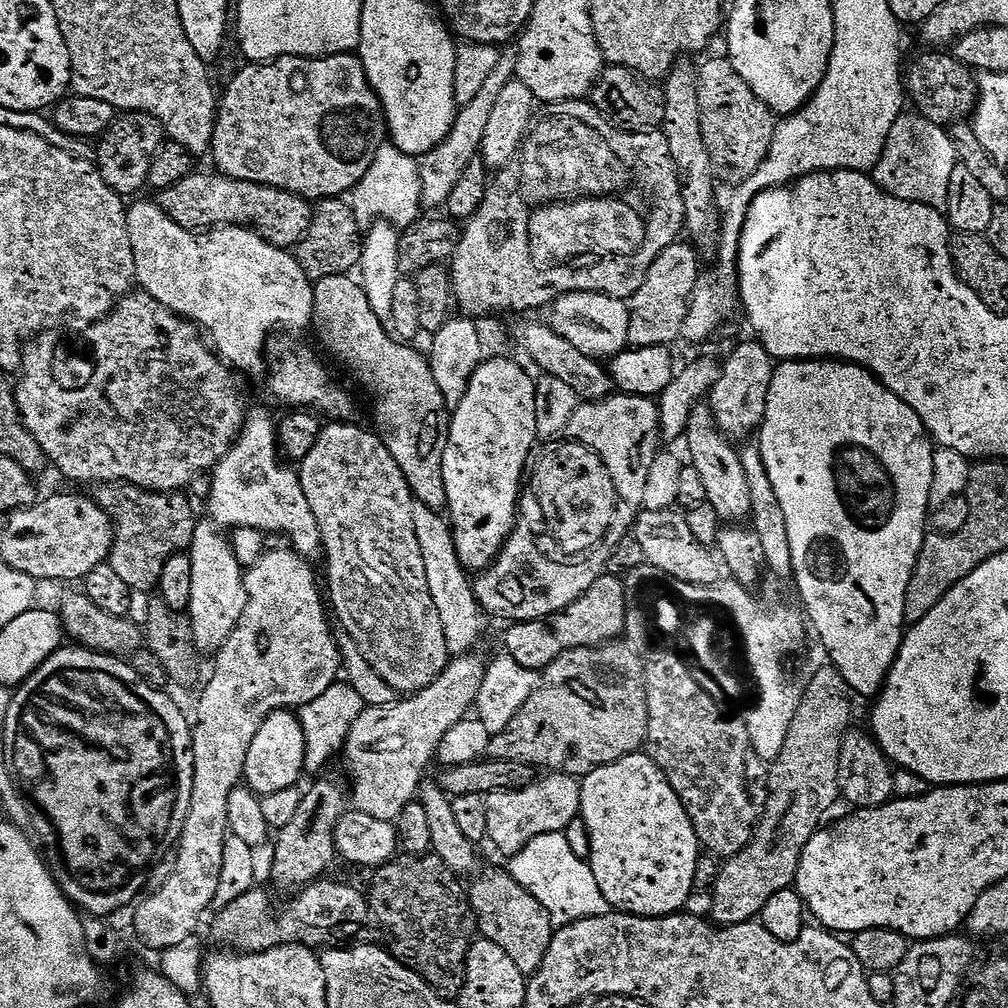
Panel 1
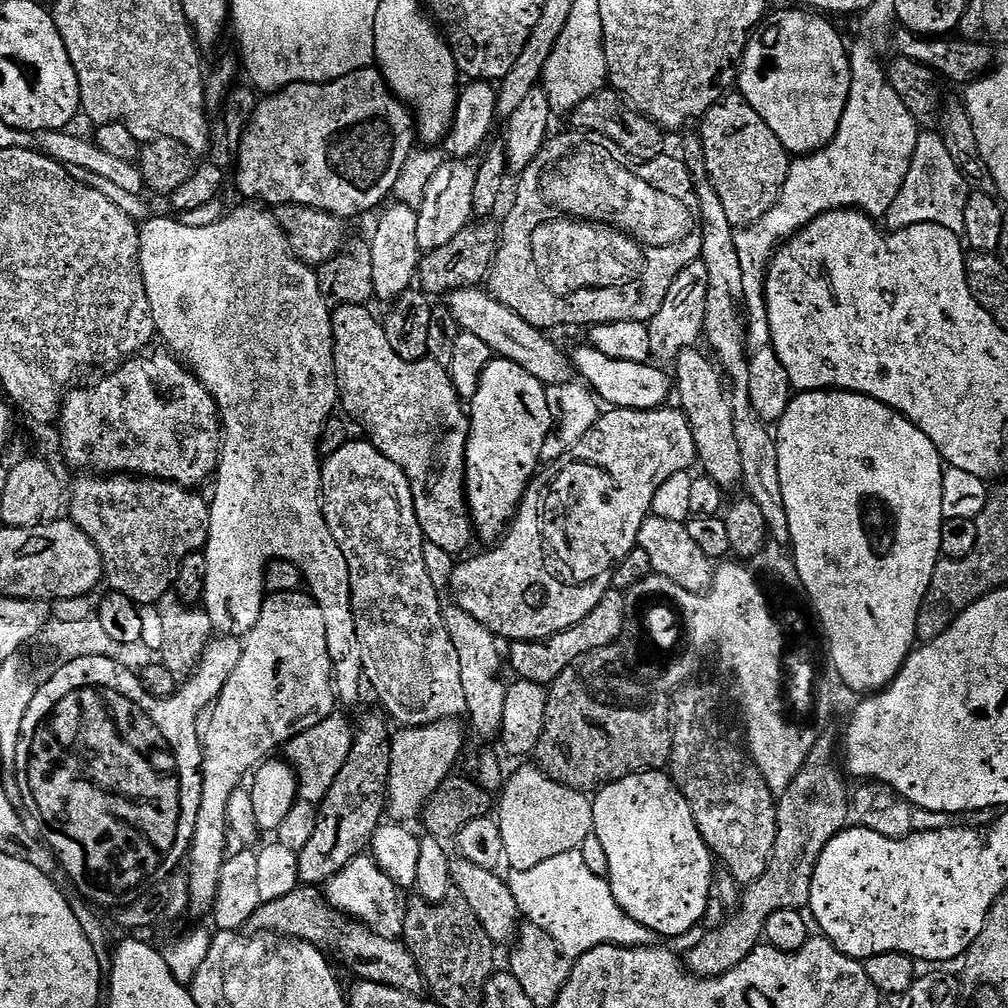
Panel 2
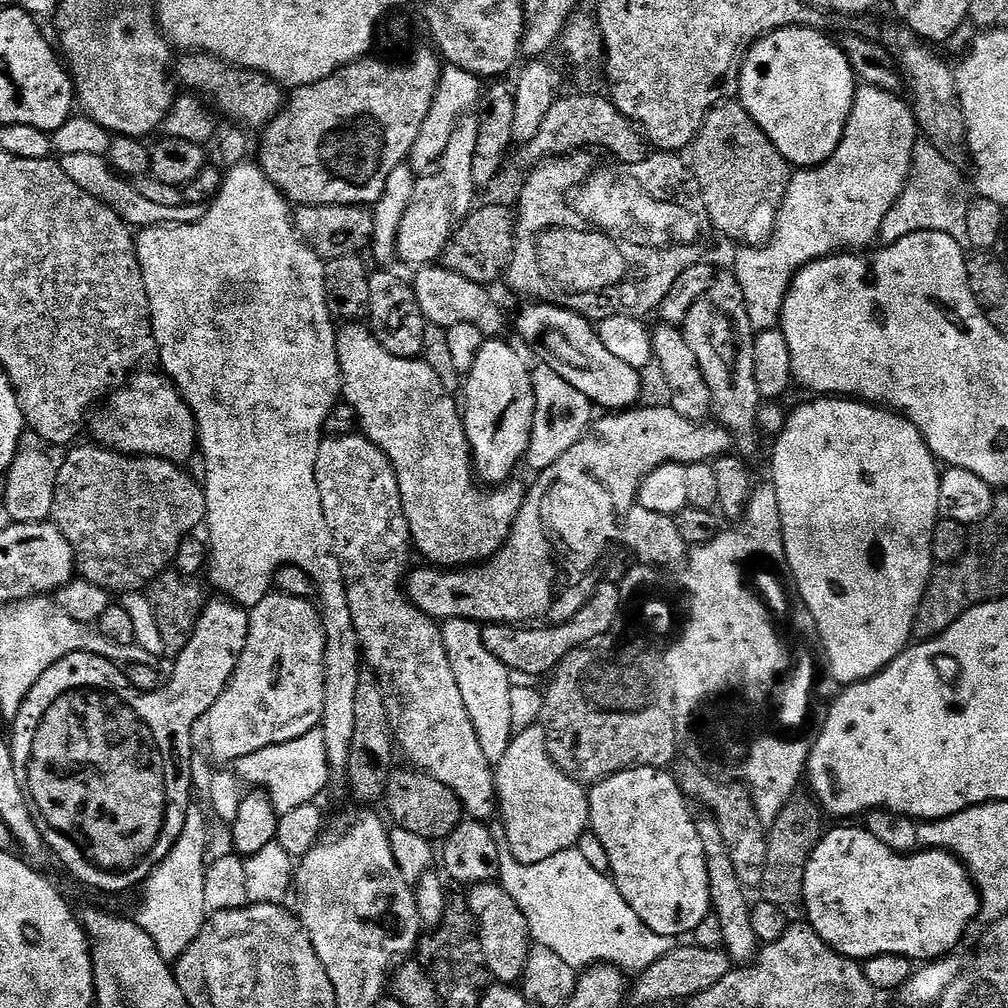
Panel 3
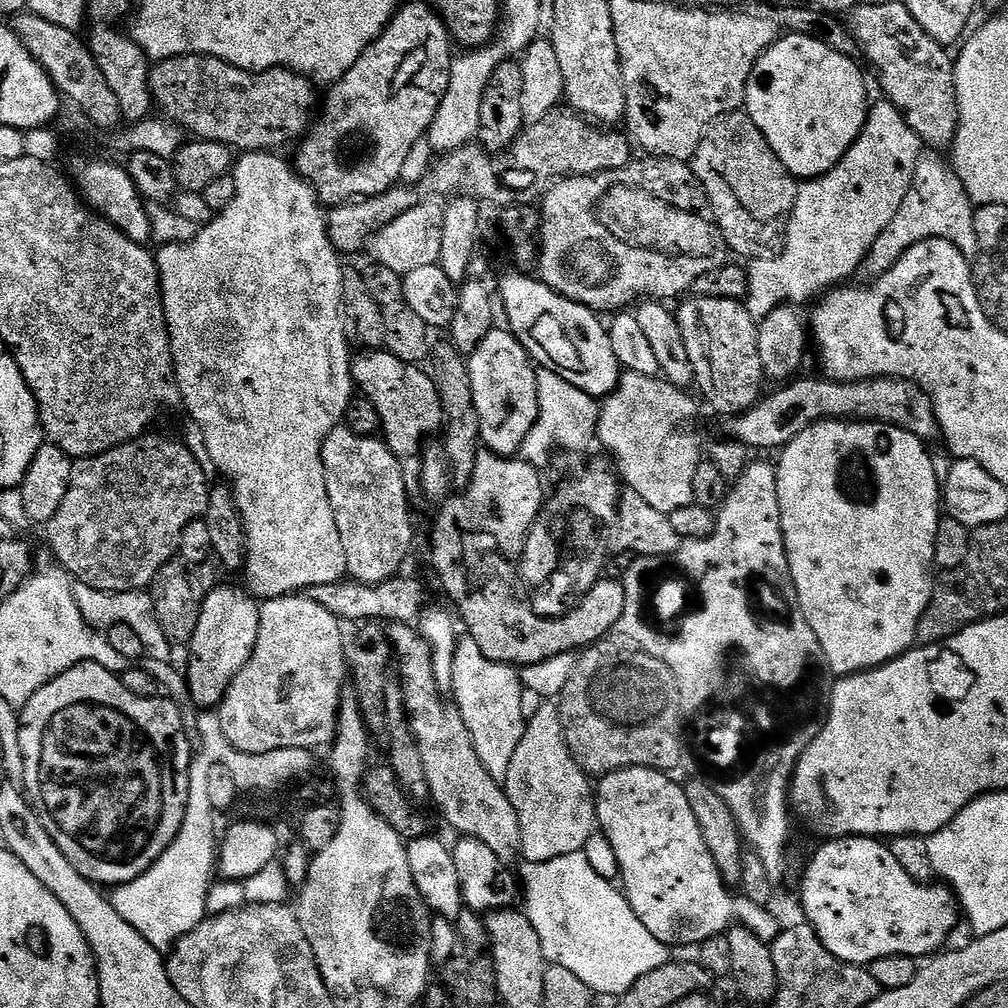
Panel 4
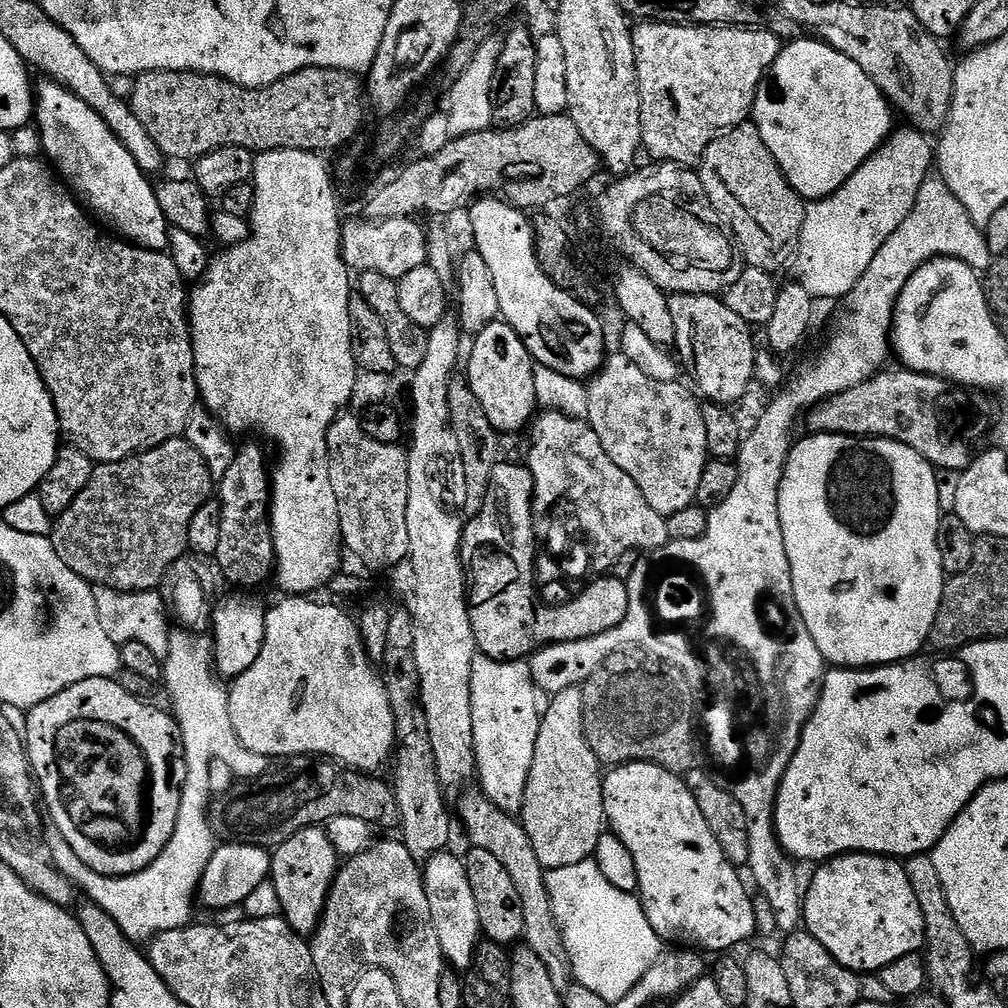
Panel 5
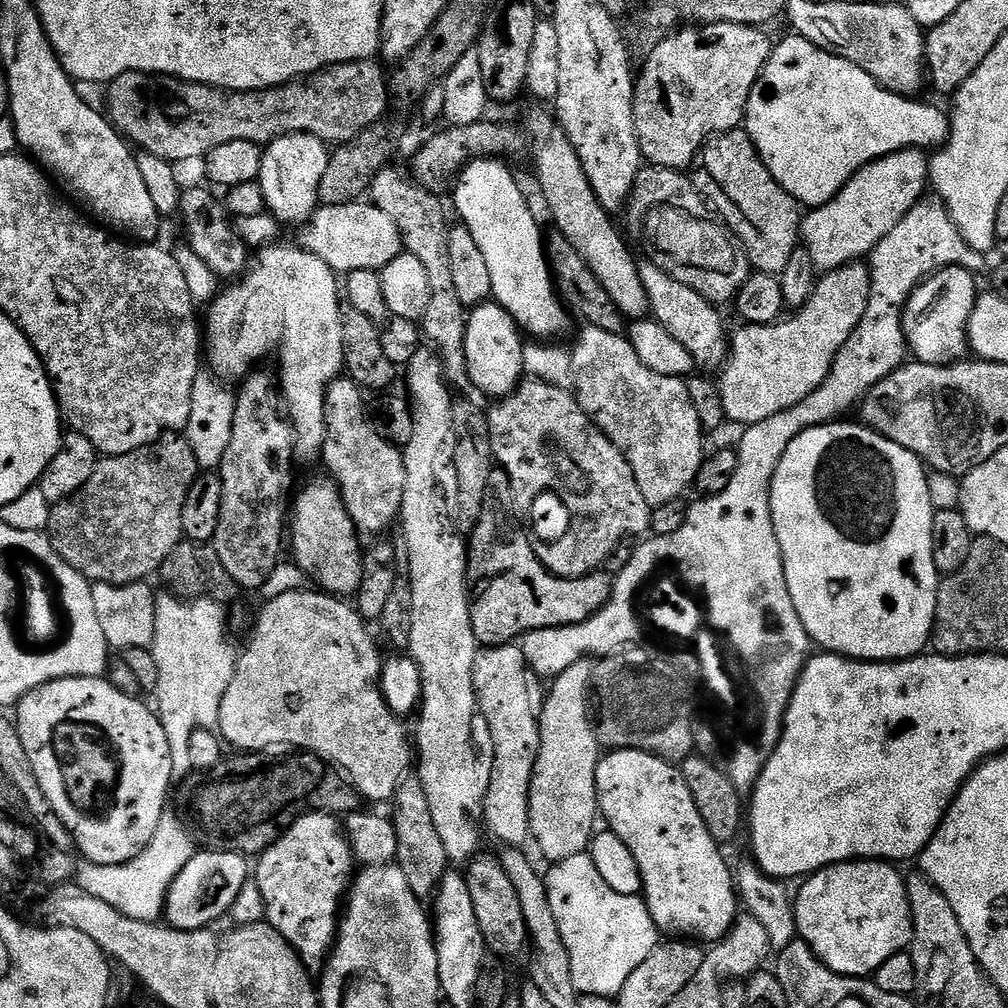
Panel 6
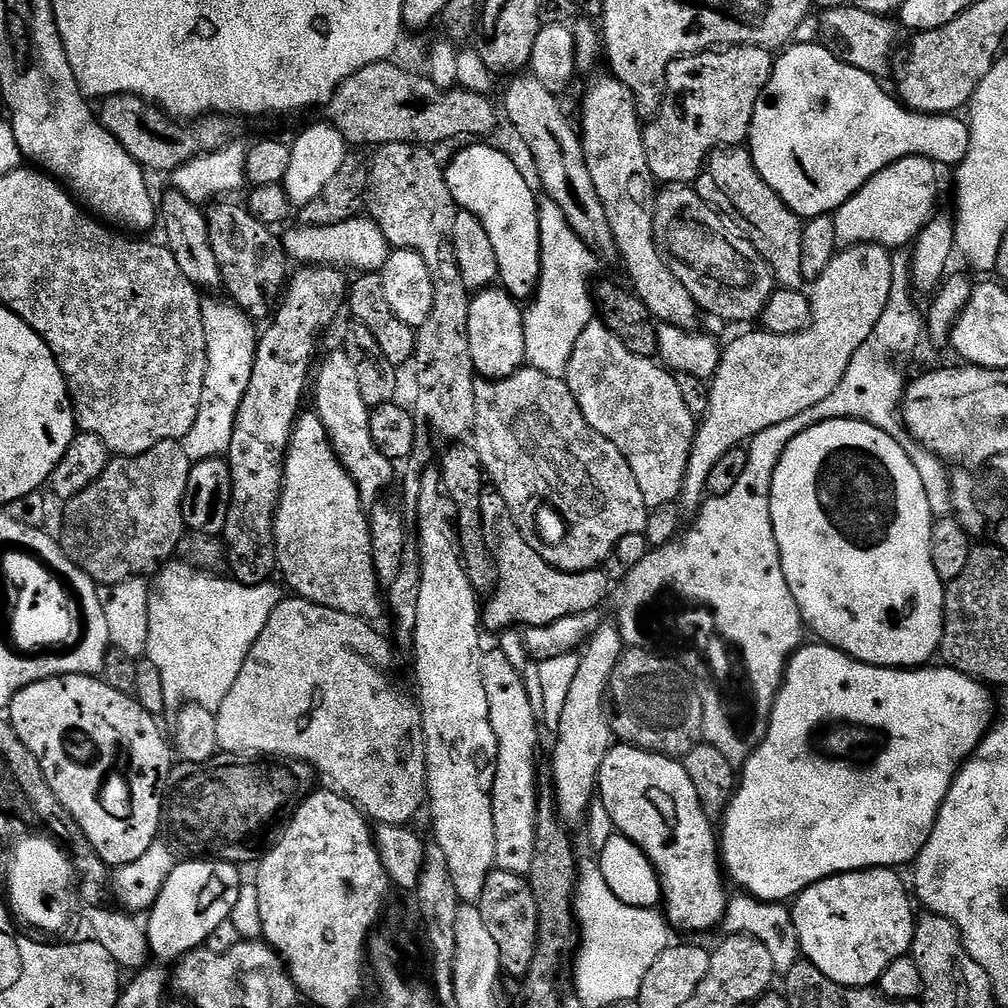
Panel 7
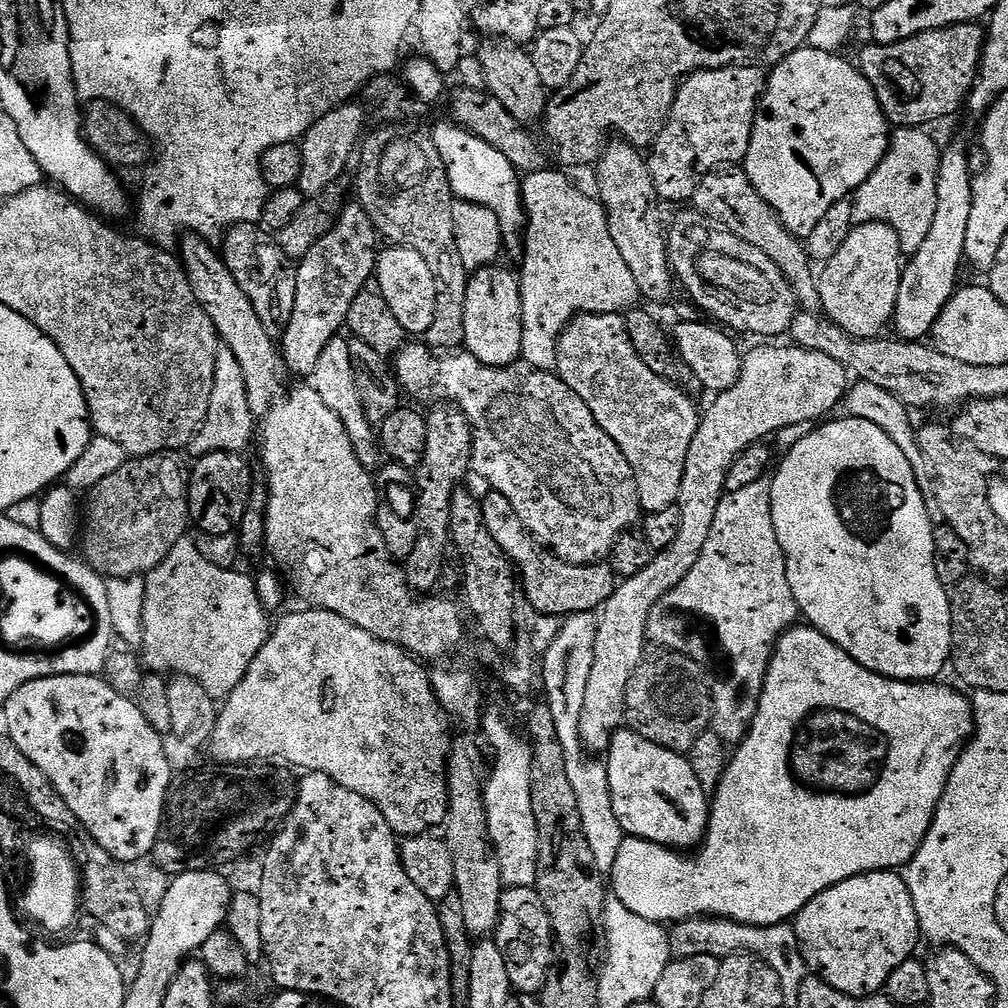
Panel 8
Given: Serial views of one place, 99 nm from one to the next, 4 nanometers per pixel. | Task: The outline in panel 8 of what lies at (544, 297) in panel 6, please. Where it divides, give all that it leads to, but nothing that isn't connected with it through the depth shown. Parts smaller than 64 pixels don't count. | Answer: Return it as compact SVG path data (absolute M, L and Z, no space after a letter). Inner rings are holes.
M455 122L447 123L431 129L430 135L438 154L448 168L448 181L453 197L494 210L494 214L498 214L498 226L502 226L505 249L519 249L522 244L521 233L526 228L526 213L522 180L515 166L506 158L506 154L494 150L490 142L478 138L473 132L466 131Z

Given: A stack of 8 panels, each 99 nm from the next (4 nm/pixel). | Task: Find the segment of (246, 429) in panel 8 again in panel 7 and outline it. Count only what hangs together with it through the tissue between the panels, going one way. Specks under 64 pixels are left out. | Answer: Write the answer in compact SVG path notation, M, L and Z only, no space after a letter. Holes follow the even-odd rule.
M205 299L202 303L202 326L206 330L206 378L202 386L202 406L198 406L198 418L194 418L190 434L186 434L182 441L186 458L193 462L227 457L230 438L234 438L238 408L250 387L250 374L254 374L258 339L257 329L252 329L254 321L235 304L224 300Z

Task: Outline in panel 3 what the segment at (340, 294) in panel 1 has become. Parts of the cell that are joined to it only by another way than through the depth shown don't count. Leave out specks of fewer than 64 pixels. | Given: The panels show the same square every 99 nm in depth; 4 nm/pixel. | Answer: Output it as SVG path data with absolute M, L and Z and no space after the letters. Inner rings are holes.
M348 322L337 331L341 397L355 410L364 438L386 454L395 470L413 547L427 559L427 563L444 570L460 570L491 560L508 540L527 500L528 490L518 480L493 488L478 483L463 415L457 399L455 402L452 398L453 393L424 359L404 359L390 354L371 329L362 325L360 322Z

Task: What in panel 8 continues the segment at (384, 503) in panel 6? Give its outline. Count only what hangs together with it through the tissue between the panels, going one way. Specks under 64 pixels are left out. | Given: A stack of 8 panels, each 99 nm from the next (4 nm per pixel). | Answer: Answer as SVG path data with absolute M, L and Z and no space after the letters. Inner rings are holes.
M334 339L326 346L326 350L322 350L322 358L318 358L318 366L314 366L310 383L318 394L322 394L322 402L326 402L326 406L330 406L330 410L334 410L338 418L342 418L342 426L346 426L346 434L350 434L350 442L364 467L375 469L381 463L382 452L378 447L374 426L366 418L366 410L362 410L362 398L358 398L356 375L347 339Z

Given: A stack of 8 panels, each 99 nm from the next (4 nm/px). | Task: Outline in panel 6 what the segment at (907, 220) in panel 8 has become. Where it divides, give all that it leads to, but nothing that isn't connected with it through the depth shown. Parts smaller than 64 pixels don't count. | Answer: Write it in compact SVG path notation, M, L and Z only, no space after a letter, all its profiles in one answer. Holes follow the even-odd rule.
M914 148L883 156L856 171L833 200L811 209L802 220L802 244L816 269L824 274L833 272L871 254L878 242L920 203L930 184L929 163L929 157Z

